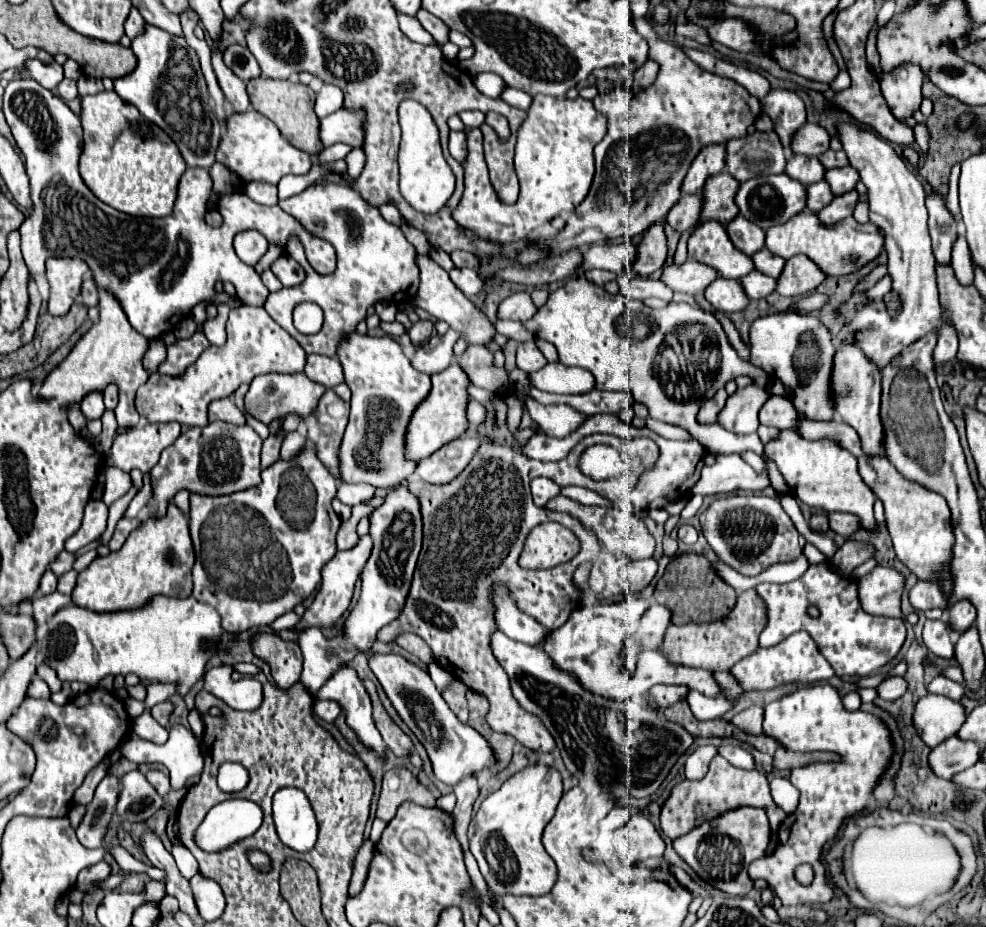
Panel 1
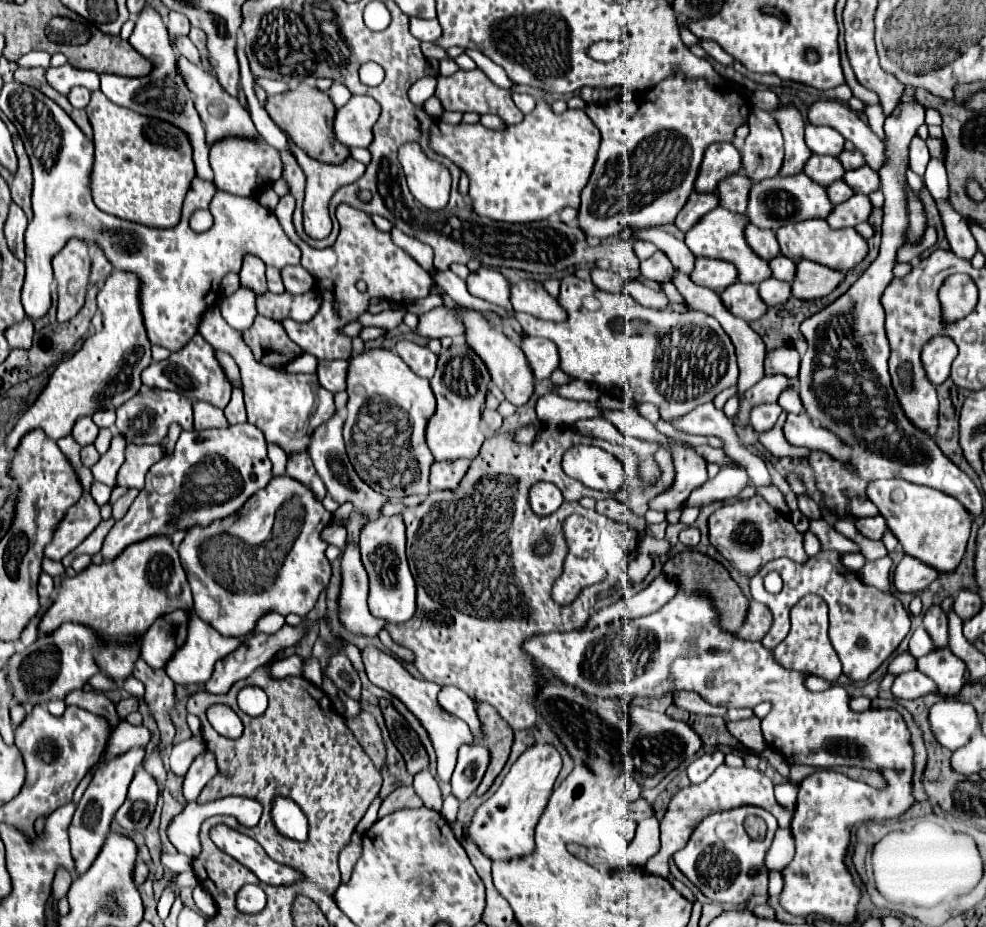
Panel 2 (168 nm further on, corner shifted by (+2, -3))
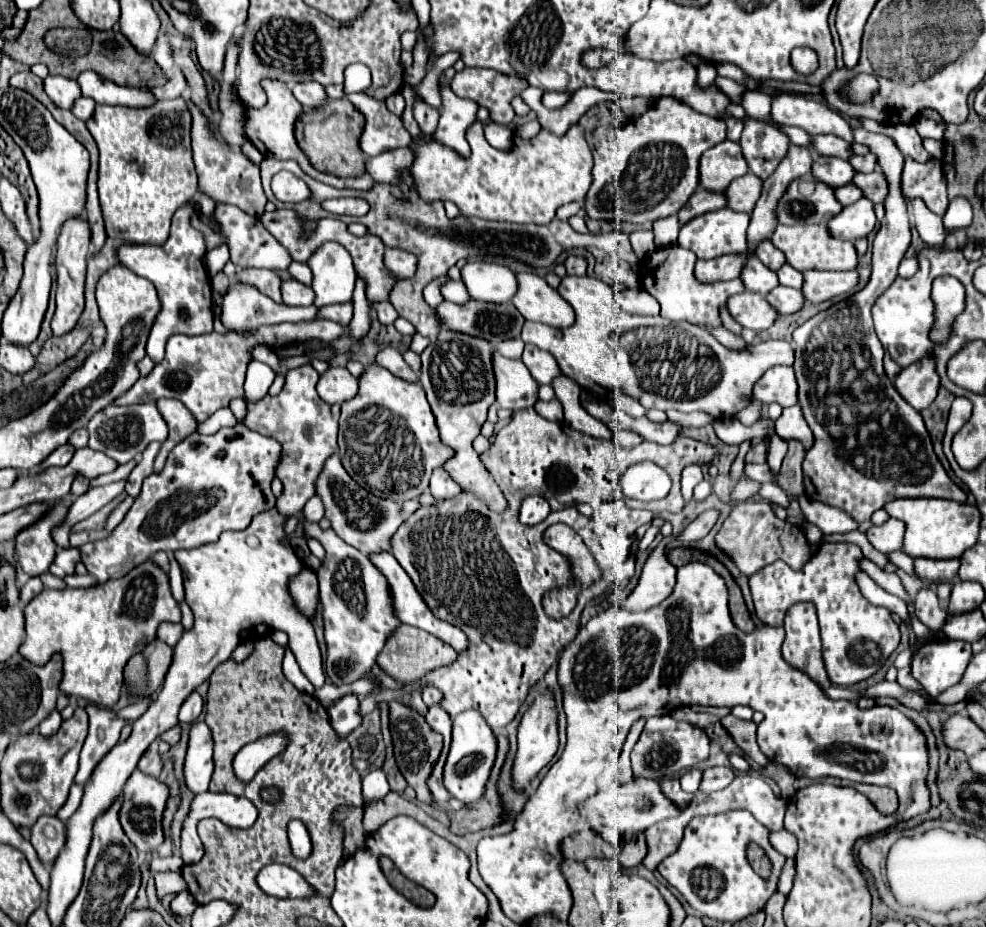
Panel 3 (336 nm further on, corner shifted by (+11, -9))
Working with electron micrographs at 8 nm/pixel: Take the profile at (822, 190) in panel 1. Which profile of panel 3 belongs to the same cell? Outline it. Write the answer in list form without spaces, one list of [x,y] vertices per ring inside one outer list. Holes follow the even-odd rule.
[[[847,183],[847,185],[843,185],[843,187],[837,187],[837,189],[835,189],[835,199],[837,199],[843,207],[847,207],[847,205],[855,203],[857,199],[861,199],[861,191],[859,191],[855,185]]]

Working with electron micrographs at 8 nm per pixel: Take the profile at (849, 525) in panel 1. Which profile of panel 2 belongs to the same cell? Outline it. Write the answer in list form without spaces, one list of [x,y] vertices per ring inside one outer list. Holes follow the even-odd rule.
[[[882,515],[878,517],[866,517],[866,519],[858,519],[856,527],[862,535],[866,535],[868,539],[882,539],[882,535],[888,531],[886,519]]]

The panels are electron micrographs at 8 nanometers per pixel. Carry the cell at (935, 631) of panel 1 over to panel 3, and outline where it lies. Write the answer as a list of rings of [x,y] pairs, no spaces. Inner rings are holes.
[[[921,589],[917,593],[915,615],[933,633],[941,631],[945,625],[945,619],[947,619],[947,613],[939,607],[939,599],[937,599],[935,591],[931,591],[931,589]]]

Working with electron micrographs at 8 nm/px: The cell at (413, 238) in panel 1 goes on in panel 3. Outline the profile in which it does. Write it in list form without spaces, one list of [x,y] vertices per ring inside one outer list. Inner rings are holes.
[[[385,249],[385,265],[397,277],[413,277],[417,271],[417,257],[401,249]]]

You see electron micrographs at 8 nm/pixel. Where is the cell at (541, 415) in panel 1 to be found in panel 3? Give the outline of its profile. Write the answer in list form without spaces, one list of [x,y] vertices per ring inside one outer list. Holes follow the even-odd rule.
[[[494,260],[468,261],[461,269],[461,279],[475,301],[509,303],[517,291],[517,279],[511,269],[501,267]]]

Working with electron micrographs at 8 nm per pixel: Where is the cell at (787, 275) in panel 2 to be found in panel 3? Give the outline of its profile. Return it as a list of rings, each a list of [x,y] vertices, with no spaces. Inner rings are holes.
[[[787,263],[777,271],[777,277],[779,277],[781,285],[793,287],[793,289],[801,289],[801,285],[803,285],[803,275],[797,269],[793,269],[791,265],[787,265]]]

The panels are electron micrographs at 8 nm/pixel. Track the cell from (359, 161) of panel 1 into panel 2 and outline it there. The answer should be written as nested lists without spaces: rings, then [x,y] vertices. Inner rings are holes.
[[[288,137],[288,143],[290,143],[290,151],[296,155],[298,165],[304,169],[308,177],[304,211],[328,211],[328,203],[334,191],[340,189],[342,185],[354,183],[366,171],[366,165],[358,163],[356,159],[348,159],[342,165],[320,163],[308,157],[300,147],[296,147],[290,137]]]

